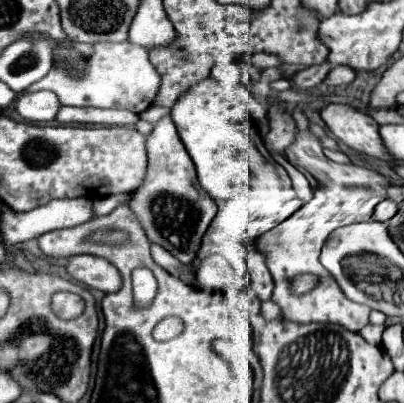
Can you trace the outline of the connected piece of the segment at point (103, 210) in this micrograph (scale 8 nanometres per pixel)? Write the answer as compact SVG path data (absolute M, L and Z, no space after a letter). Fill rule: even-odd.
M110 195L110 197L96 199L94 207L98 207L98 217L100 217L114 211L118 205L126 205L126 201L128 201L128 195Z

